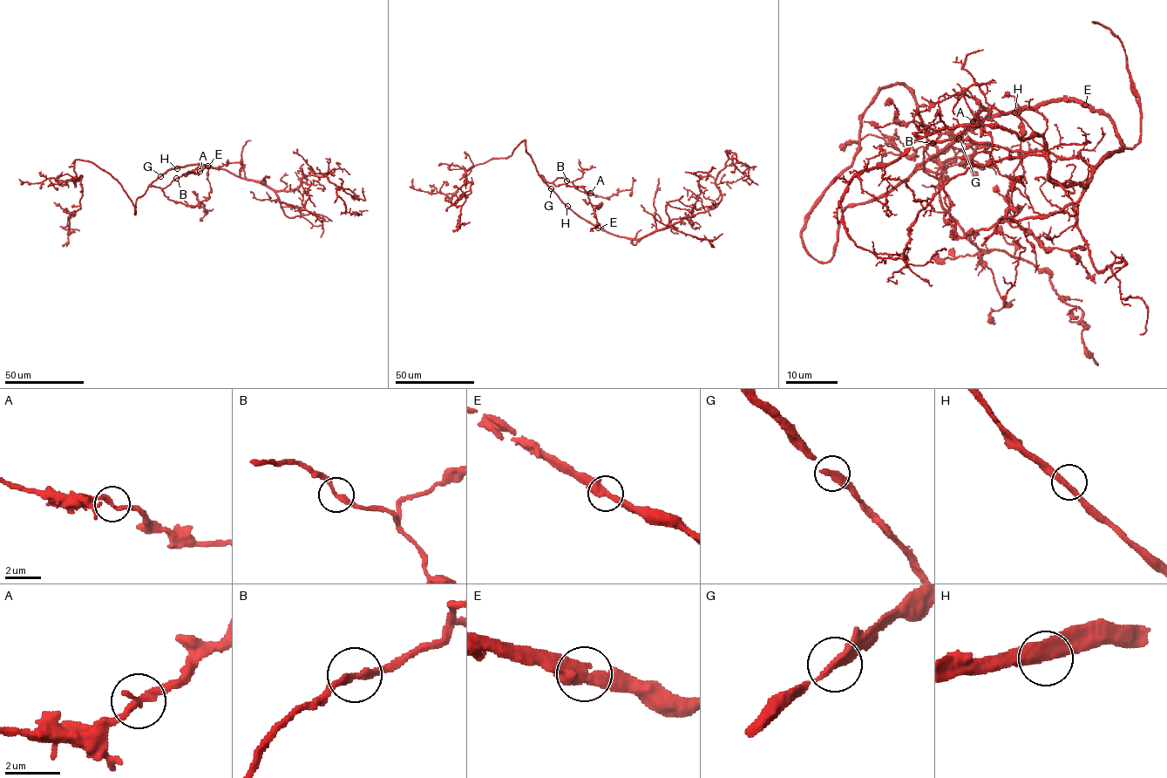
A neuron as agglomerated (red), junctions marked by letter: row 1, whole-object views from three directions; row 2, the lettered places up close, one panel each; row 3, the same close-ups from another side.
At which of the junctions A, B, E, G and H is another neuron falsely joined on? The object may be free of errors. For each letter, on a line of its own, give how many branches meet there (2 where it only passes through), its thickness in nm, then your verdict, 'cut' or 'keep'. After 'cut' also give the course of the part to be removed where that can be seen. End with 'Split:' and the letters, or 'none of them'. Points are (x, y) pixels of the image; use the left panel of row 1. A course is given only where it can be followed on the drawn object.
A: 2 branches meet; 240 nm thick; keep
B: 2 branches meet; 240 nm thick; keep
E: 2 branches meet; 480 nm thick; keep
G: 1 branches meet; 440 nm thick; keep
H: 2 branches meet; 420 nm thick; keep
Split: none of them

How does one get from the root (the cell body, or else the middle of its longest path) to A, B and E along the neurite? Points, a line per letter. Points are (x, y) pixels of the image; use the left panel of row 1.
A: (176, 167), (167, 170), (150, 186), (164, 188), (175, 178), (200, 171)
B: (176, 167), (167, 170), (150, 186), (164, 188), (176, 178)
E: (176, 167), (207, 166)

